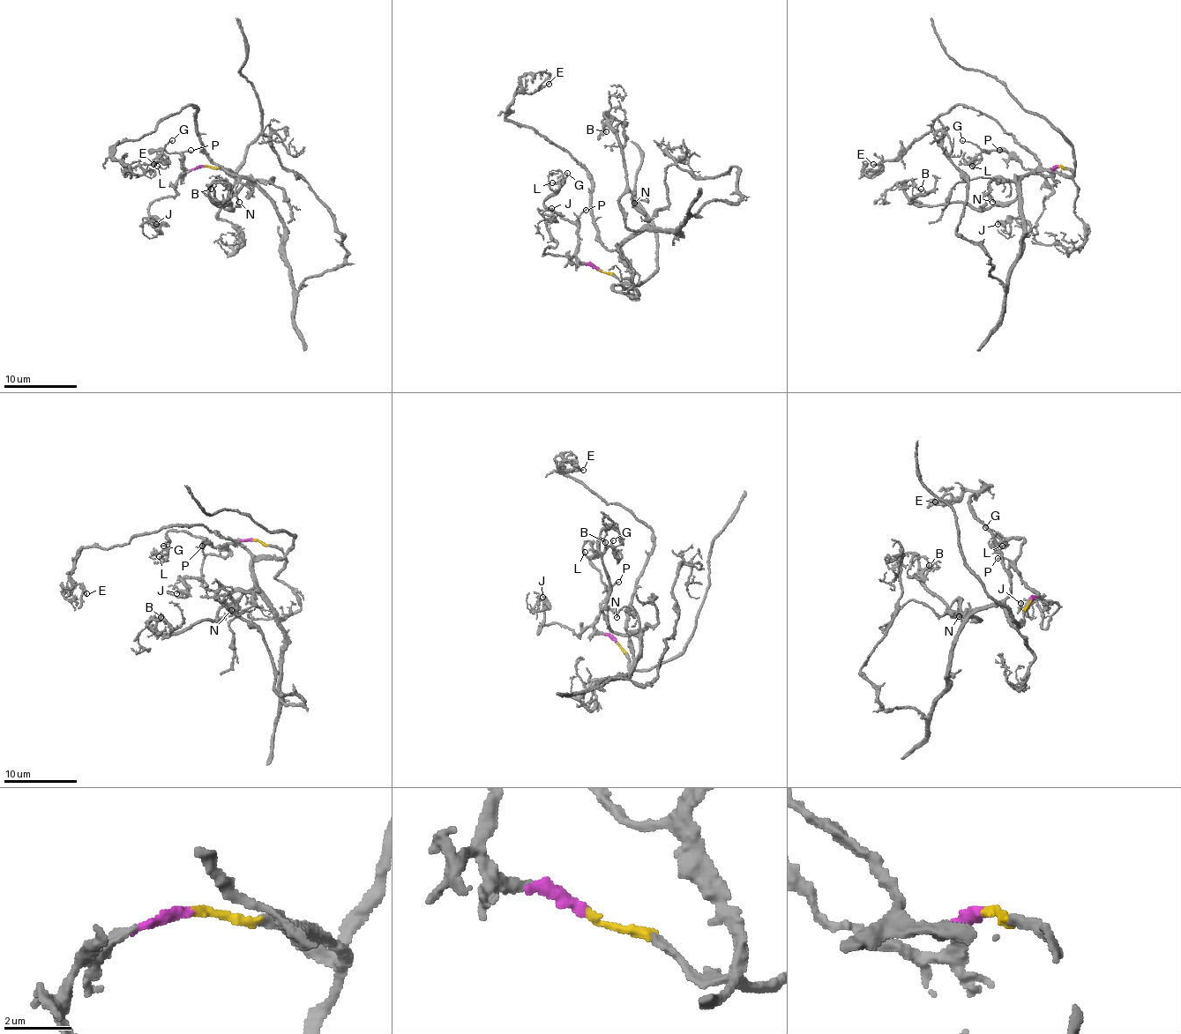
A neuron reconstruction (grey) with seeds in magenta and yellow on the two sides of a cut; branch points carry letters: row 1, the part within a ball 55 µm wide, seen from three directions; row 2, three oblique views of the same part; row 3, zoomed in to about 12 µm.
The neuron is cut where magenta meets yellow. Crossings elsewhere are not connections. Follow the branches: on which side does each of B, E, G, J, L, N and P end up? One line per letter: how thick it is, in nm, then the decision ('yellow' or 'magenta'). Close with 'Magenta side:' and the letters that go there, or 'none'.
B: calibre 140 nm; yellow
E: calibre 170 nm; yellow
G: calibre 140 nm; magenta
J: calibre 240 nm; magenta
L: calibre 140 nm; magenta
N: calibre 110 nm; yellow
P: calibre 140 nm; magenta
Magenta side: G, J, L, P

